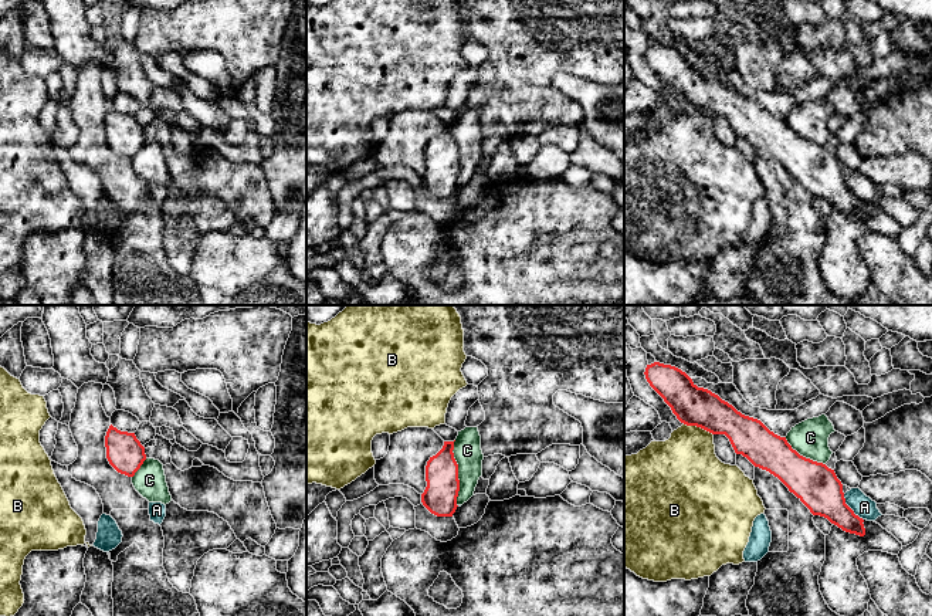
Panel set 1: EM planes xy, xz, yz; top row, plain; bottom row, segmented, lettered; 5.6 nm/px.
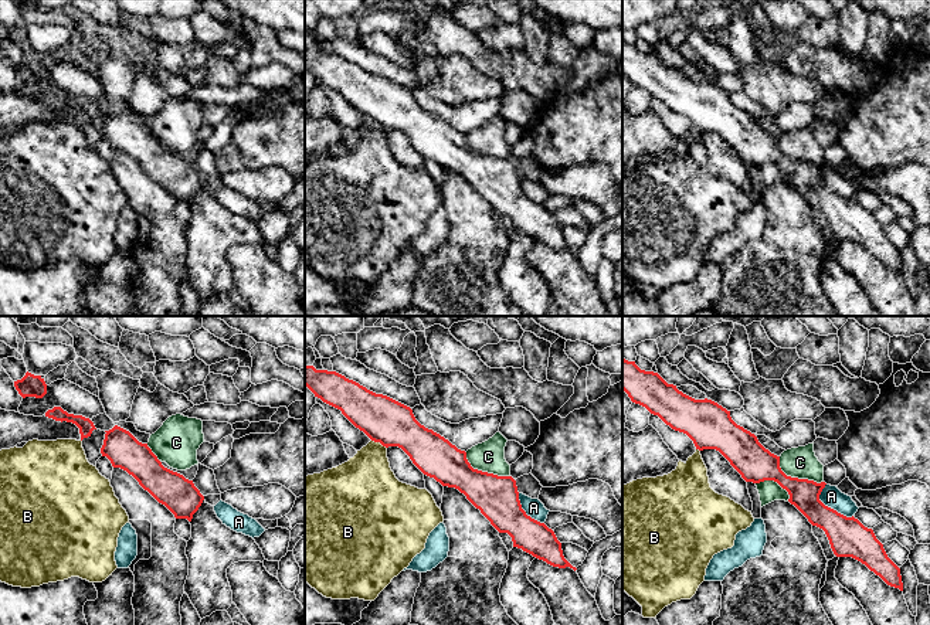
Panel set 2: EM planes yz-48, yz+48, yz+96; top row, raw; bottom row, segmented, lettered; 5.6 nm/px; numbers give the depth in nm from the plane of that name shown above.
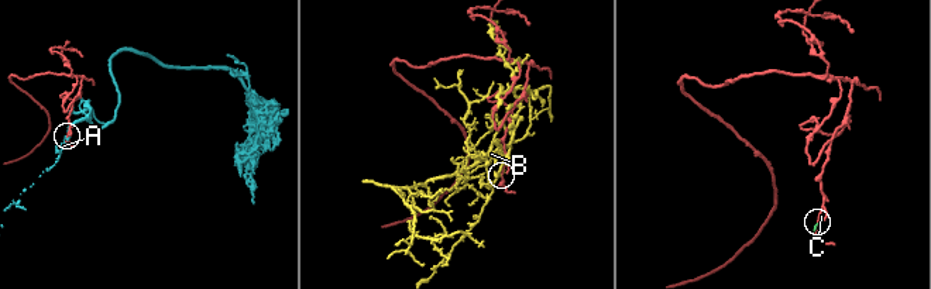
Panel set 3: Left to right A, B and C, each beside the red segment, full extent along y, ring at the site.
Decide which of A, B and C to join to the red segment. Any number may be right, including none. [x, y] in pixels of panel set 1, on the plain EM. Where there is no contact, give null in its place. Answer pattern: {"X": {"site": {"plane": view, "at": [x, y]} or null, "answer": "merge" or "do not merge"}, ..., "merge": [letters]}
{"A": {"site": {"plane": "yz", "at": [850, 190]}, "answer": "do not merge"}, "B": {"site": {"plane": "yz", "at": [698, 108]}, "answer": "do not merge"}, "C": {"site": {"plane": "xz", "at": [457, 155]}, "answer": "do not merge"}, "merge": []}

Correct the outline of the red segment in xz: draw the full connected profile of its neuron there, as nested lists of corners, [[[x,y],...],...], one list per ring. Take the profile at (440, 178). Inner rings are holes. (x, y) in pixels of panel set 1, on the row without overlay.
[[[454,123],[443,131],[426,148],[427,169],[421,176],[423,187],[437,199],[453,199],[460,173],[458,146],[454,141]]]

